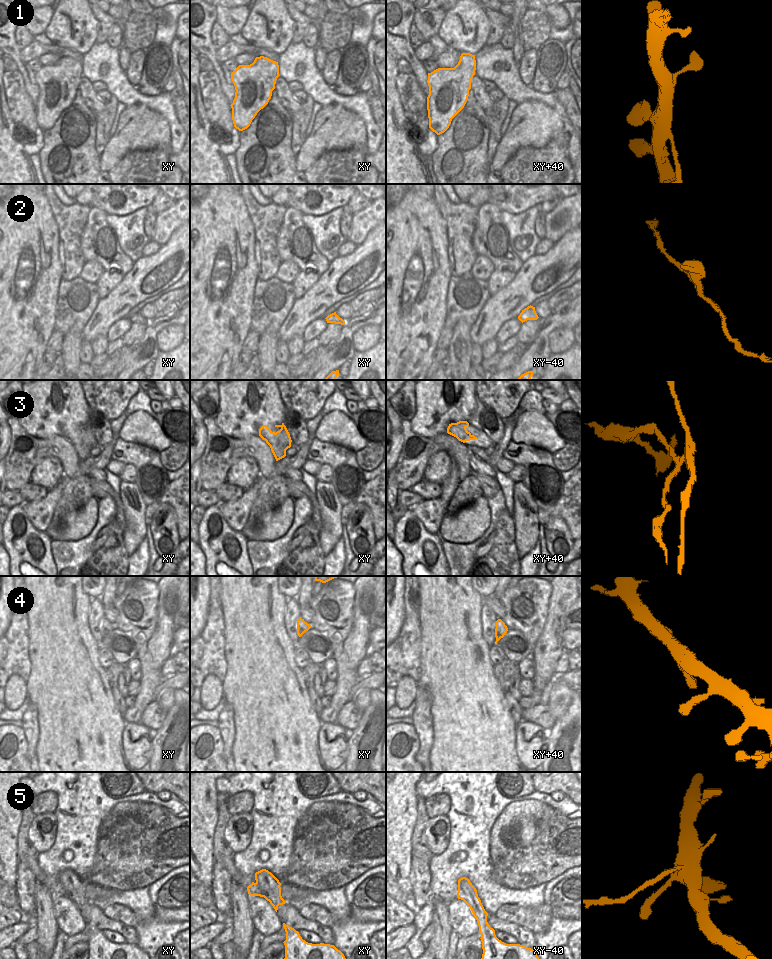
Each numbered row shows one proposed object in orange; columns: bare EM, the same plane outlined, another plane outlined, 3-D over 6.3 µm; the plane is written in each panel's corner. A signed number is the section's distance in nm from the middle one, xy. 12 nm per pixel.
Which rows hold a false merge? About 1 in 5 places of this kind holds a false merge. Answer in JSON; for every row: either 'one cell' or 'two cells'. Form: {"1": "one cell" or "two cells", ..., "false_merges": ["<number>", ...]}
{"1": "one cell", "2": "one cell", "3": "two cells", "4": "one cell", "5": "two cells", "false_merges": ["3", "5"]}

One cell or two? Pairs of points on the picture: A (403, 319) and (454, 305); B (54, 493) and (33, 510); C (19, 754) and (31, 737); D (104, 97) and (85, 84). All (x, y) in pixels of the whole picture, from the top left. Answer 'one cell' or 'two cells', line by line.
A: two cells
B: one cell
C: two cells
D: two cells

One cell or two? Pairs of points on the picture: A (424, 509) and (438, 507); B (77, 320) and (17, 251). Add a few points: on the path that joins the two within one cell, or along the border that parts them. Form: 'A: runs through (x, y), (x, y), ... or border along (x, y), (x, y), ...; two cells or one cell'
A: runs through (427, 509), (435, 509); one cell
B: border along (62, 279), (57, 294), (56, 318), (54, 320); two cells

